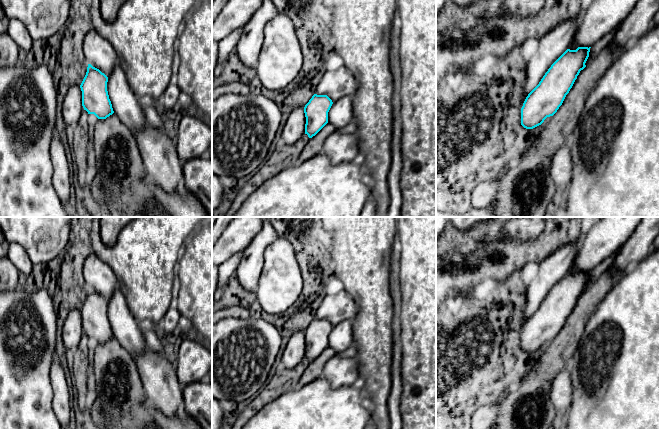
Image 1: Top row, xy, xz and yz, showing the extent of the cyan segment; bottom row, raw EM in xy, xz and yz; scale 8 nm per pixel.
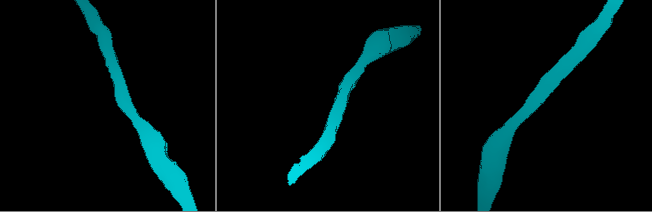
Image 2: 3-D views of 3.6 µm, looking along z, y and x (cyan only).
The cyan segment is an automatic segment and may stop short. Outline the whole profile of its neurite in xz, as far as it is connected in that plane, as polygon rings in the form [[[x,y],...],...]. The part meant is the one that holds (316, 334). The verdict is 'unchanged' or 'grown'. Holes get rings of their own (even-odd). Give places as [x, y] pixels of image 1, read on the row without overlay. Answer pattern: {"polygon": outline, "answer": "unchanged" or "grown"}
{"polygon": [[[314,318],[305,329],[305,358],[309,362],[315,360],[328,347],[328,336],[332,328],[332,324],[327,319]]], "answer": "unchanged"}

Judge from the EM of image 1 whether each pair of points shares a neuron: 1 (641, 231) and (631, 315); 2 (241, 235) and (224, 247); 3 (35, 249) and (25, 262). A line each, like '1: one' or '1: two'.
1: two
2: one
3: two

